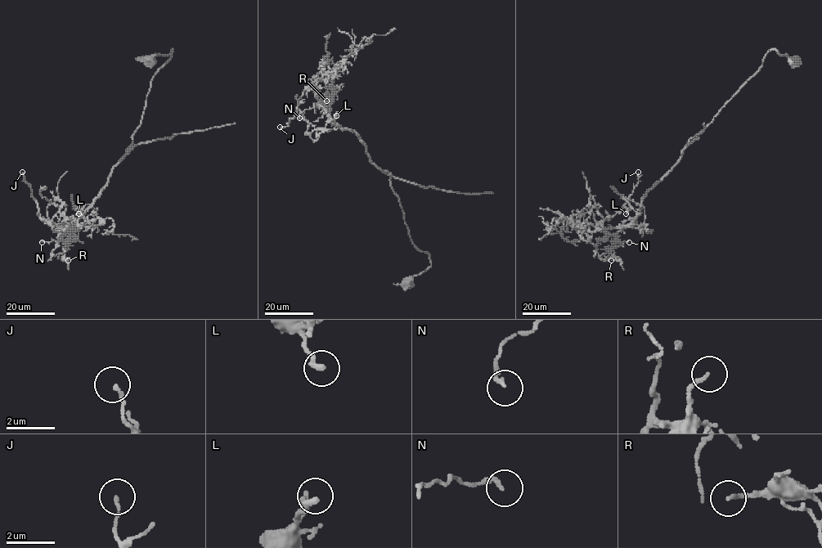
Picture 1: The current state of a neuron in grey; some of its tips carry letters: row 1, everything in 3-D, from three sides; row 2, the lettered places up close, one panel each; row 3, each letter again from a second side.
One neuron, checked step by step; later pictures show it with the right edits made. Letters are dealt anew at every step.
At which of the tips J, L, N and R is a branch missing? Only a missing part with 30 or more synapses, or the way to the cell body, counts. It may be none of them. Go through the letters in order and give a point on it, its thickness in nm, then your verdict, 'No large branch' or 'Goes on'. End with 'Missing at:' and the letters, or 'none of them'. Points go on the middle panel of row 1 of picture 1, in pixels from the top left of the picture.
J: Place: (280, 127). Thickness 140 nm. No large branch
L: Place: (336, 115). Thickness 240 nm. No large branch
N: Place: (299, 118). Thickness 200 nm. No large branch
R: Place: (326, 101). Thickness 150 nm. No large branch
Missing at: none of them

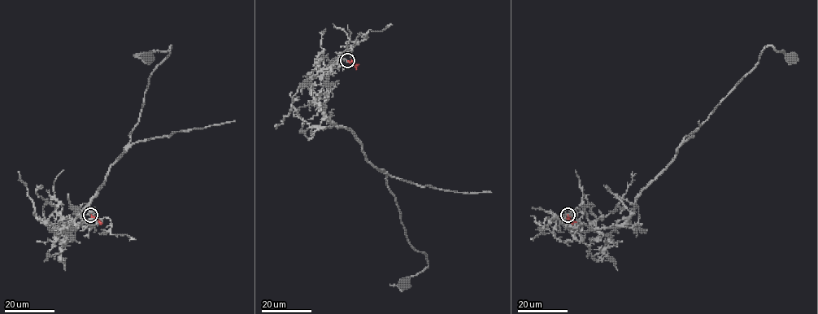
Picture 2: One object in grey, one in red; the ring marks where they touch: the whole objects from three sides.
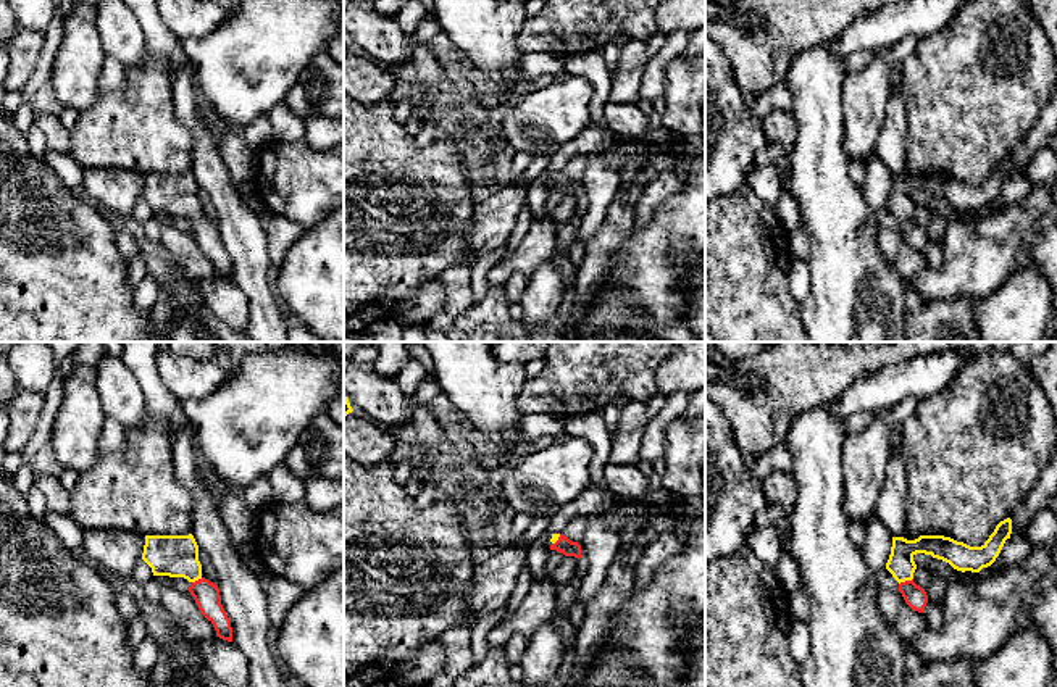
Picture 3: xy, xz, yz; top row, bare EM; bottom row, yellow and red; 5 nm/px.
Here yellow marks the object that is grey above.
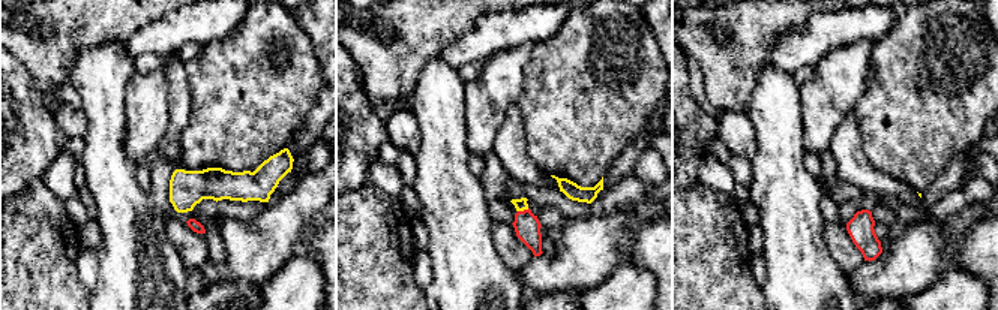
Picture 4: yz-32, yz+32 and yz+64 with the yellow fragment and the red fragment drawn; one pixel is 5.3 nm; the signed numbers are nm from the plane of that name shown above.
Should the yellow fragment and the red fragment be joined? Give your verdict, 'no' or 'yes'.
yes

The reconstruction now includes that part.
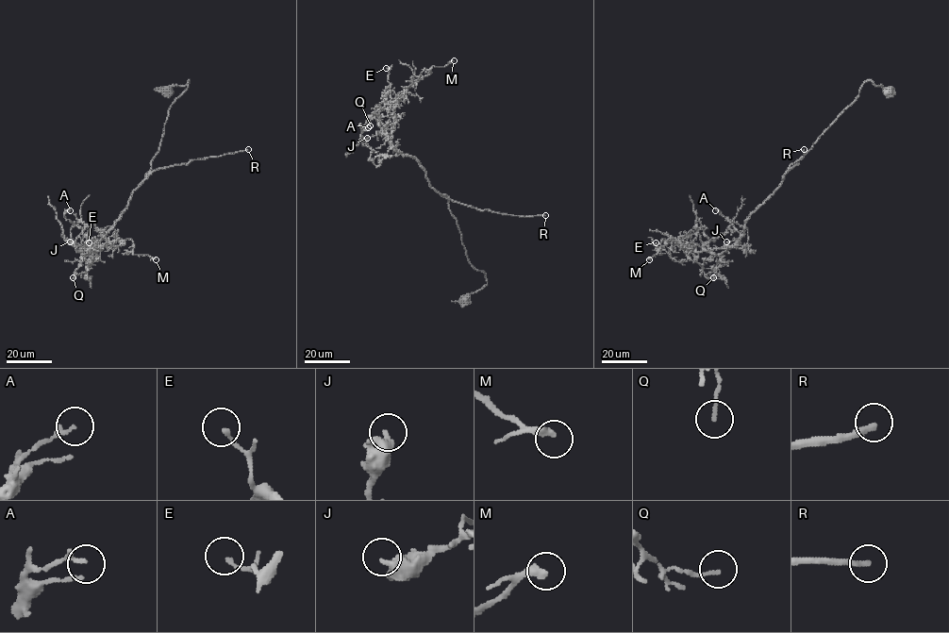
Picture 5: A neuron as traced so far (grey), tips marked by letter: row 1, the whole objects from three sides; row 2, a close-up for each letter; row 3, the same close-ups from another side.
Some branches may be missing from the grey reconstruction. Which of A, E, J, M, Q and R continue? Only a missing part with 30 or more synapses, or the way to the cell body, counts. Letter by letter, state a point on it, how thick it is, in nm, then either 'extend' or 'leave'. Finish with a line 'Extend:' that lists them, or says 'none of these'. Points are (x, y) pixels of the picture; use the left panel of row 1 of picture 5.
A: (70, 210) | 190 nm | leave
E: (89, 242) | 150 nm | leave
J: (70, 241) | 320 nm | leave
M: (156, 259) | 340 nm | leave
Q: (73, 277) | 130 nm | leave
R: (248, 149) | 240 nm | extend
Extend: R

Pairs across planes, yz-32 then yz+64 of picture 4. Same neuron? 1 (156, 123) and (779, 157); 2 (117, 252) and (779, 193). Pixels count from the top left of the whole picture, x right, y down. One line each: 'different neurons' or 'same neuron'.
1: different neurons
2: same neuron

